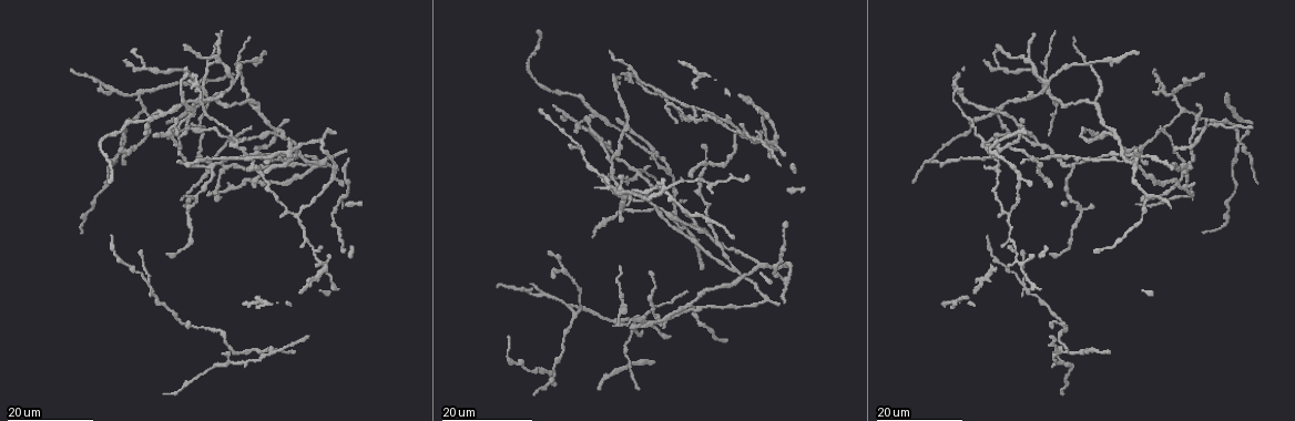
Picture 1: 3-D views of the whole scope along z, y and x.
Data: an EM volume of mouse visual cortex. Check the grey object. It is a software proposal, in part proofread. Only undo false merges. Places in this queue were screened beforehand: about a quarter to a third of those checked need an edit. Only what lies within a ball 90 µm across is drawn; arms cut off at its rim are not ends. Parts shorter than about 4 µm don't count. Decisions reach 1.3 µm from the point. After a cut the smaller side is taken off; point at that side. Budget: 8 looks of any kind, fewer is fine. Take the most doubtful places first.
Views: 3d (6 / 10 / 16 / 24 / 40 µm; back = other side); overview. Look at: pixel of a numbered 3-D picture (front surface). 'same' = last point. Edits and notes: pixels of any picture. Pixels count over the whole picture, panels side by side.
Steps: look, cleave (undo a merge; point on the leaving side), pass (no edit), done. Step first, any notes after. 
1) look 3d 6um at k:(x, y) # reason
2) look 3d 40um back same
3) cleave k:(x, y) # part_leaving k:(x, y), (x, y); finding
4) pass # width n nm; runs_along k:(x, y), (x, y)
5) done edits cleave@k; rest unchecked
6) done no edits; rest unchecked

look 3d 24um at 1:(1047, 94) # arms run side by side

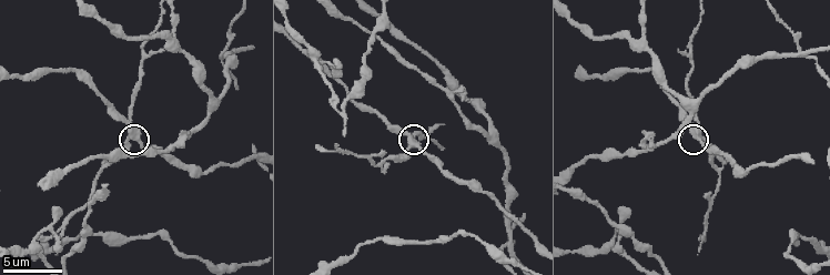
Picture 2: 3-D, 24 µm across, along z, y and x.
look 3d 6um at 2:(699, 134)

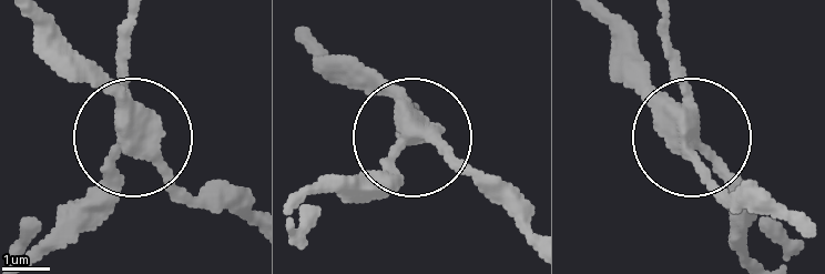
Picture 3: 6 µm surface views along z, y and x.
cleave 3:(105, 176) # arms 4; part_leaving 3:(686, 121), (663, 18); two neurons meet here

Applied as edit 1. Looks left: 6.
look 3d 24um at 1:(137, 94) # looks like a crossing

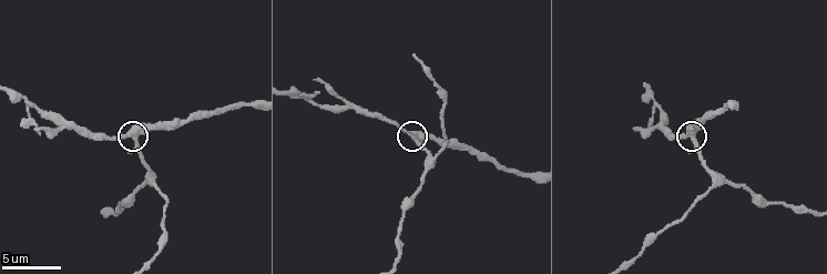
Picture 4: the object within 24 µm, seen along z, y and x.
look 3d 6um at 4:(692, 137)

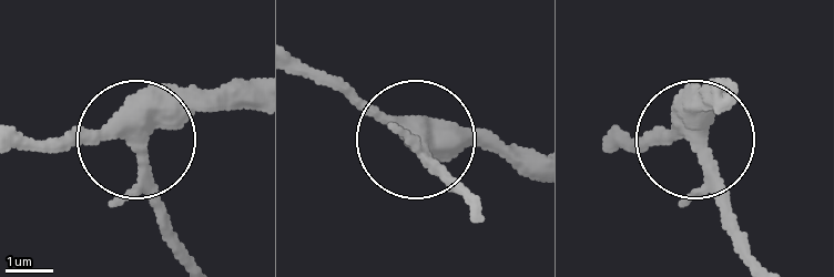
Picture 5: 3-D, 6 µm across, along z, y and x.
pass # width 340 nm; all the same neuron

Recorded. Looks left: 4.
look 3d 24um at 1:(143, 66) # a fork

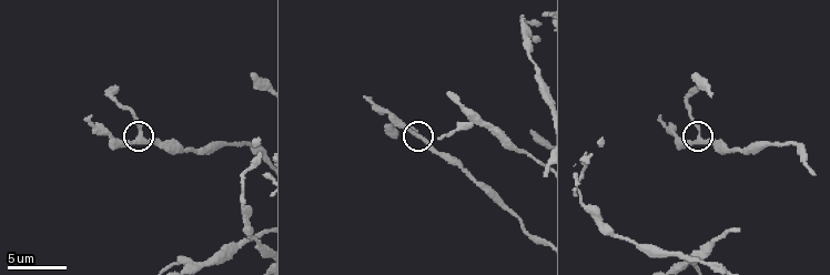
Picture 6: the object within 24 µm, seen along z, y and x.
look 3d 6um at 6:(418, 137)

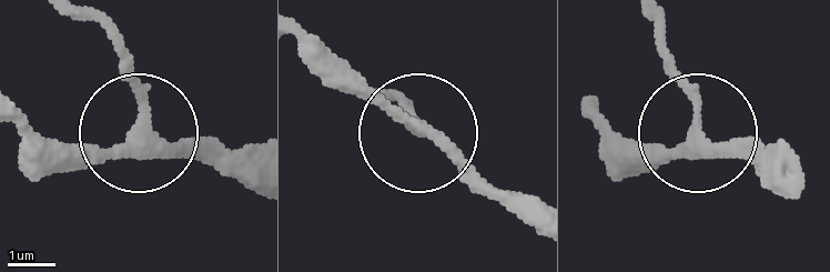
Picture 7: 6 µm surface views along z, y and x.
pass # side_arm 6 um; arms 3; all the same neuron

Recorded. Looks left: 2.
look 3d 10um at 2:(799, 54) # looks like a crossing

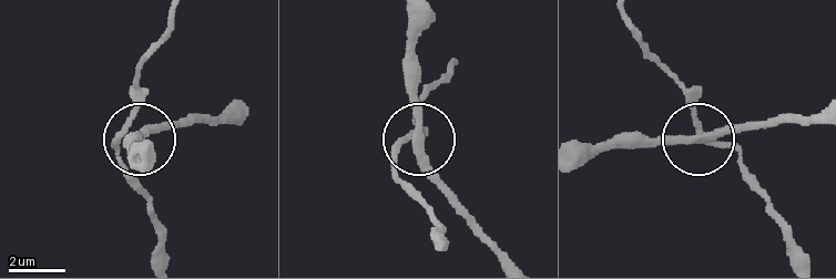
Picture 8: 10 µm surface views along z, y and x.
pass # side_arm 16 um; runs_along 8:(447, 247), (399, 183), (399, 147), (416, 143), (452, 195); continuous, no second neuron

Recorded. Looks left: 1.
done edits cleave@3; rest unchecked

